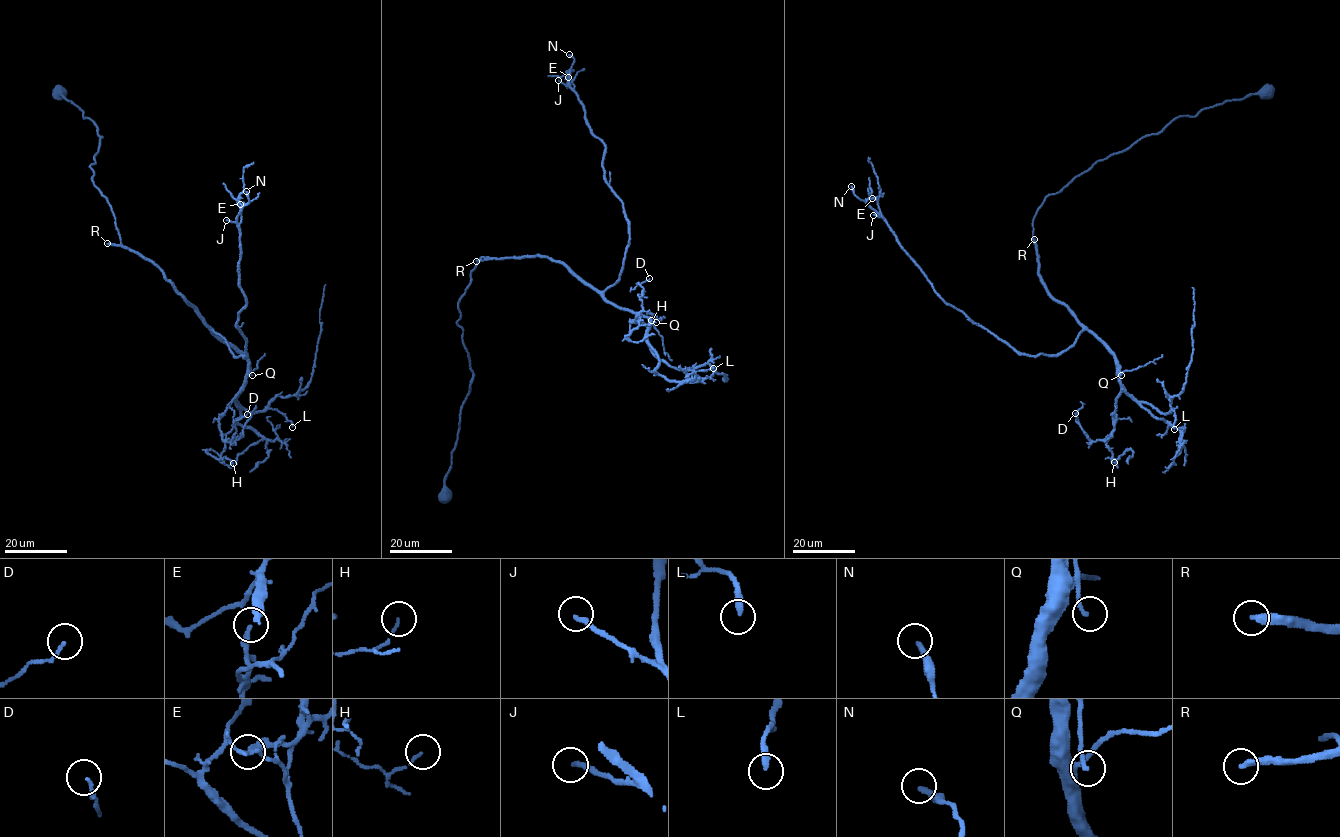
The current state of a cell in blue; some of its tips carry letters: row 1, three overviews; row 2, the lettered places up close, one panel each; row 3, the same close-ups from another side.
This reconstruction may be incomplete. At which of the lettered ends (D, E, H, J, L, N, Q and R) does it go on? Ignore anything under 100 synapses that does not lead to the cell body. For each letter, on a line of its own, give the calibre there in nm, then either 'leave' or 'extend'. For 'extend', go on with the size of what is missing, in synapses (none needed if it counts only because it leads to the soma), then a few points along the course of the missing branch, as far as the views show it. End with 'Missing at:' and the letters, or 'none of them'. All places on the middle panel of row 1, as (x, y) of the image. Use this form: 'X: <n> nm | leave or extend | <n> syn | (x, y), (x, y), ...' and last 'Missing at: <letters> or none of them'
D: 120 nm | leave
E: 140 nm | leave
H: 100 nm | leave
J: 220 nm | leave
L: 280 nm | leave
N: 260 nm | leave
Q: 180 nm | leave
R: 280 nm | extend | 200 syn
Missing at: R

